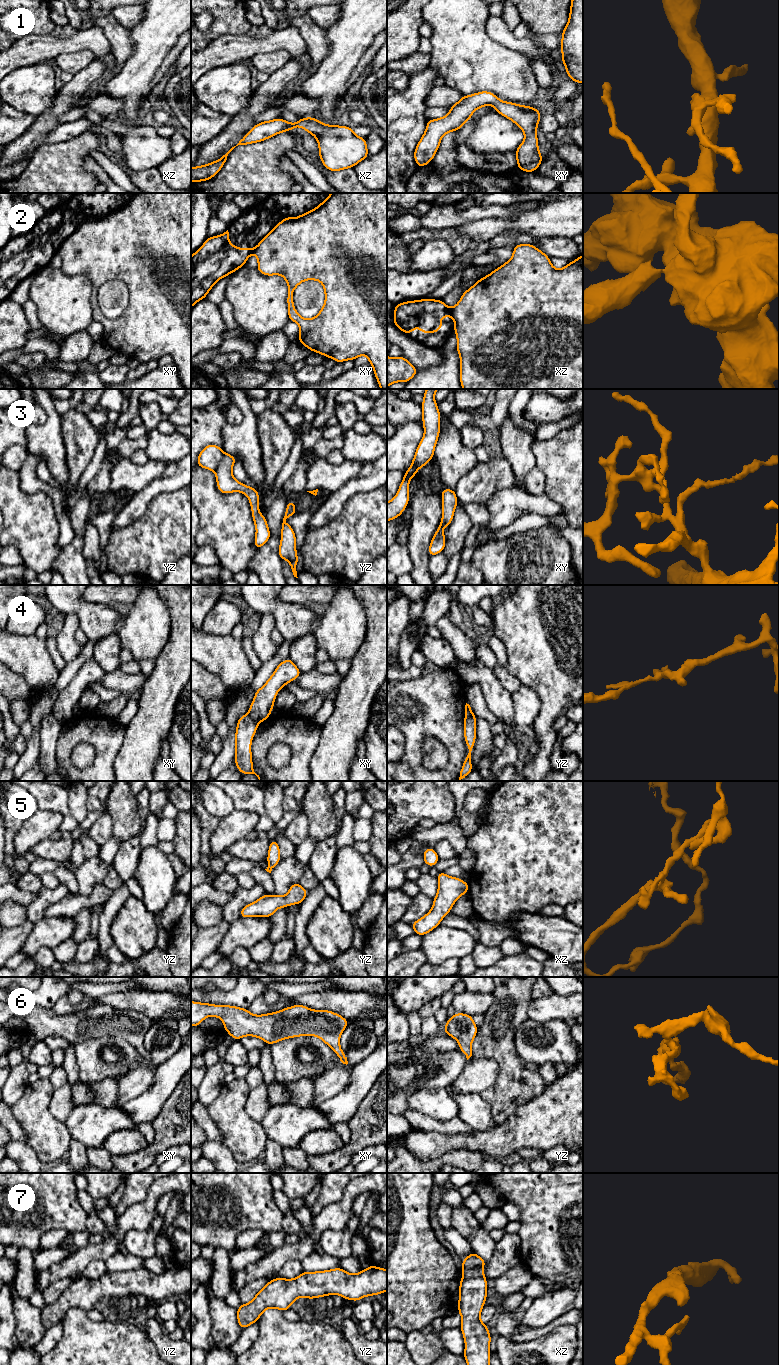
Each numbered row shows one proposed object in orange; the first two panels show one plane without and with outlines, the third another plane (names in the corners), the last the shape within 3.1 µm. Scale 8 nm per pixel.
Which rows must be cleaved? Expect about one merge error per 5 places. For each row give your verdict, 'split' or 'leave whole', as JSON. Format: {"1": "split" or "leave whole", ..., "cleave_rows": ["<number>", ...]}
{"1": "leave whole", "2": "split", "3": "leave whole", "4": "split", "5": "leave whole", "6": "leave whole", "7": "leave whole", "cleave_rows": ["2", "4"]}

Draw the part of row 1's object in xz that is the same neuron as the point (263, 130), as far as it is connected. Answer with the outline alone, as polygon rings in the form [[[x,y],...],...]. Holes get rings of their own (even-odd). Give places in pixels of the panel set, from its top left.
[[[313,117],[298,119],[296,123],[287,122],[282,118],[259,122],[236,146],[261,142],[296,127],[302,127],[315,136],[319,146],[320,160],[329,171],[353,168],[370,155],[367,151],[366,139],[357,136],[354,129],[335,124],[326,125]],[[236,146],[212,163],[191,167],[191,182],[207,181],[213,178],[222,169],[228,154]]]

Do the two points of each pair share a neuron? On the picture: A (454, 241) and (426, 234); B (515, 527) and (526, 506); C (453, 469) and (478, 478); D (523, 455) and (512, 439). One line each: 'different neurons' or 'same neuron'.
A: same neuron
B: different neurons
C: different neurons
D: same neuron

